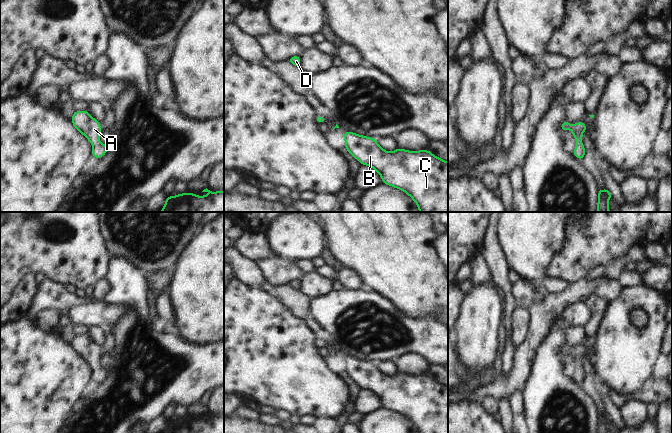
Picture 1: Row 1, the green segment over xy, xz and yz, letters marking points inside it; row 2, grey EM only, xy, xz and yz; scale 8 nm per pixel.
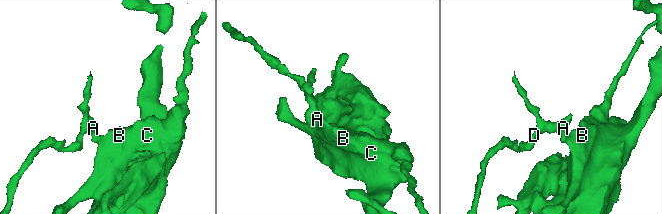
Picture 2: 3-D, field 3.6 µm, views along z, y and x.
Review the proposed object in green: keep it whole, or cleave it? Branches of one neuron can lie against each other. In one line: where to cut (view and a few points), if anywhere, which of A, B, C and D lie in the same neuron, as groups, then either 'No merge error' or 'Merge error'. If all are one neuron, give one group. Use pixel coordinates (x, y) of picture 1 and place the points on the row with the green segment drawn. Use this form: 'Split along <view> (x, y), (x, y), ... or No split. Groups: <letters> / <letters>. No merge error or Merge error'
No split. Groups: A B C D. No merge error

